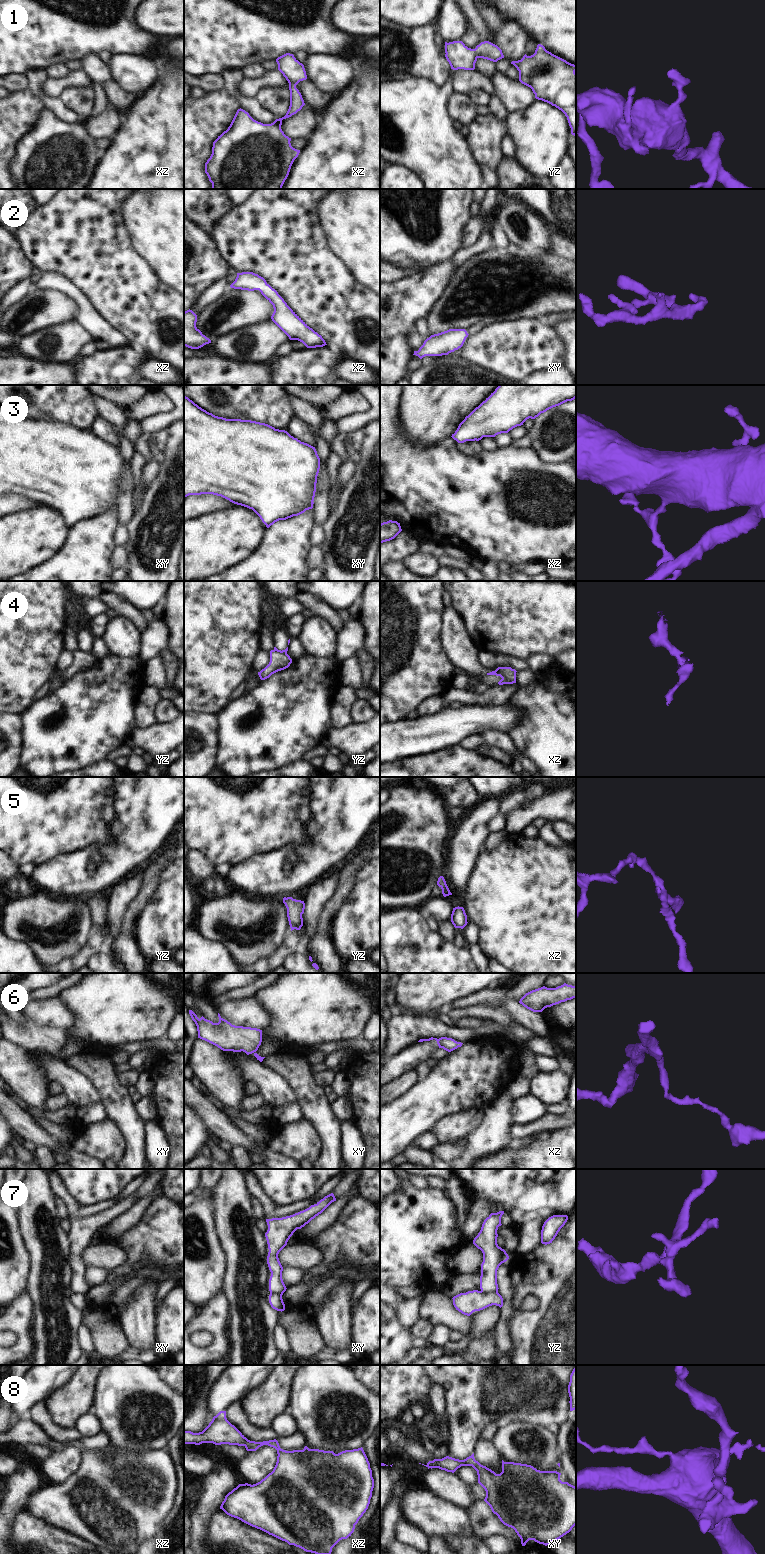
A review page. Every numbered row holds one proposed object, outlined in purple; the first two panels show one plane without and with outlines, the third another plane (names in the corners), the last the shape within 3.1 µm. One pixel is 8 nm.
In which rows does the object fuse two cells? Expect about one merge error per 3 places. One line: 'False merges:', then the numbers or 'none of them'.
False merges: 4, 7

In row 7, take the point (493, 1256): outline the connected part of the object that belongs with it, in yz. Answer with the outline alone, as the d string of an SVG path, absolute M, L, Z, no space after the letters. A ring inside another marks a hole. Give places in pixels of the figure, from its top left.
M504 1211L491 1213L483 1222L473 1244L482 1251L480 1289L484 1293L497 1293L497 1270L499 1266L509 1259L504 1249L497 1244L497 1230L501 1226L501 1217Z

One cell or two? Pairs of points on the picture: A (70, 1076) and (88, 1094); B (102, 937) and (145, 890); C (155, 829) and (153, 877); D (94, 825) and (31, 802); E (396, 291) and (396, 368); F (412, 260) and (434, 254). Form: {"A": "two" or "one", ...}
{"A": "one", "B": "two", "C": "two", "D": "one", "E": "one", "F": "one"}

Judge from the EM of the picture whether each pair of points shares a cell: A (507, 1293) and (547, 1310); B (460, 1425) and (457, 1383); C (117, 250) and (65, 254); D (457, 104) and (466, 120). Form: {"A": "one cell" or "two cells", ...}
{"A": "two cells", "B": "one cell", "C": "one cell", "D": "one cell"}

